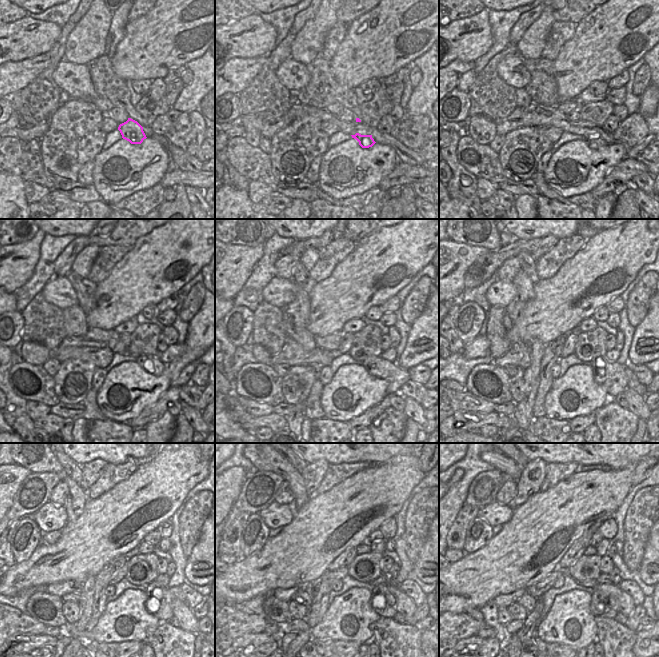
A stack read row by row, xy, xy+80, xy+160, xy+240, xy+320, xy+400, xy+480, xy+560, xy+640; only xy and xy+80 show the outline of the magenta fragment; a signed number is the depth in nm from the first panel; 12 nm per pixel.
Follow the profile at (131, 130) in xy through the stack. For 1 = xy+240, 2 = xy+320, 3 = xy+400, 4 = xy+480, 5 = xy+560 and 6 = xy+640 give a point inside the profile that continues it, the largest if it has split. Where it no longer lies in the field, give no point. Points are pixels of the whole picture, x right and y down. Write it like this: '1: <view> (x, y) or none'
1: xy+240 (152, 365)
2: xy+320 (382, 367)
3: xy+400 (599, 365)
4: xy+480 (153, 589)
5: xy+560 (381, 589)
6: xy+640 (599, 602)

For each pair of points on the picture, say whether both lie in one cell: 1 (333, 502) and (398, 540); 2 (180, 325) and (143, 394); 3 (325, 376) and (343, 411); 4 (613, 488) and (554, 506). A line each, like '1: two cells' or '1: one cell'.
1: two cells
2: two cells
3: two cells
4: one cell

